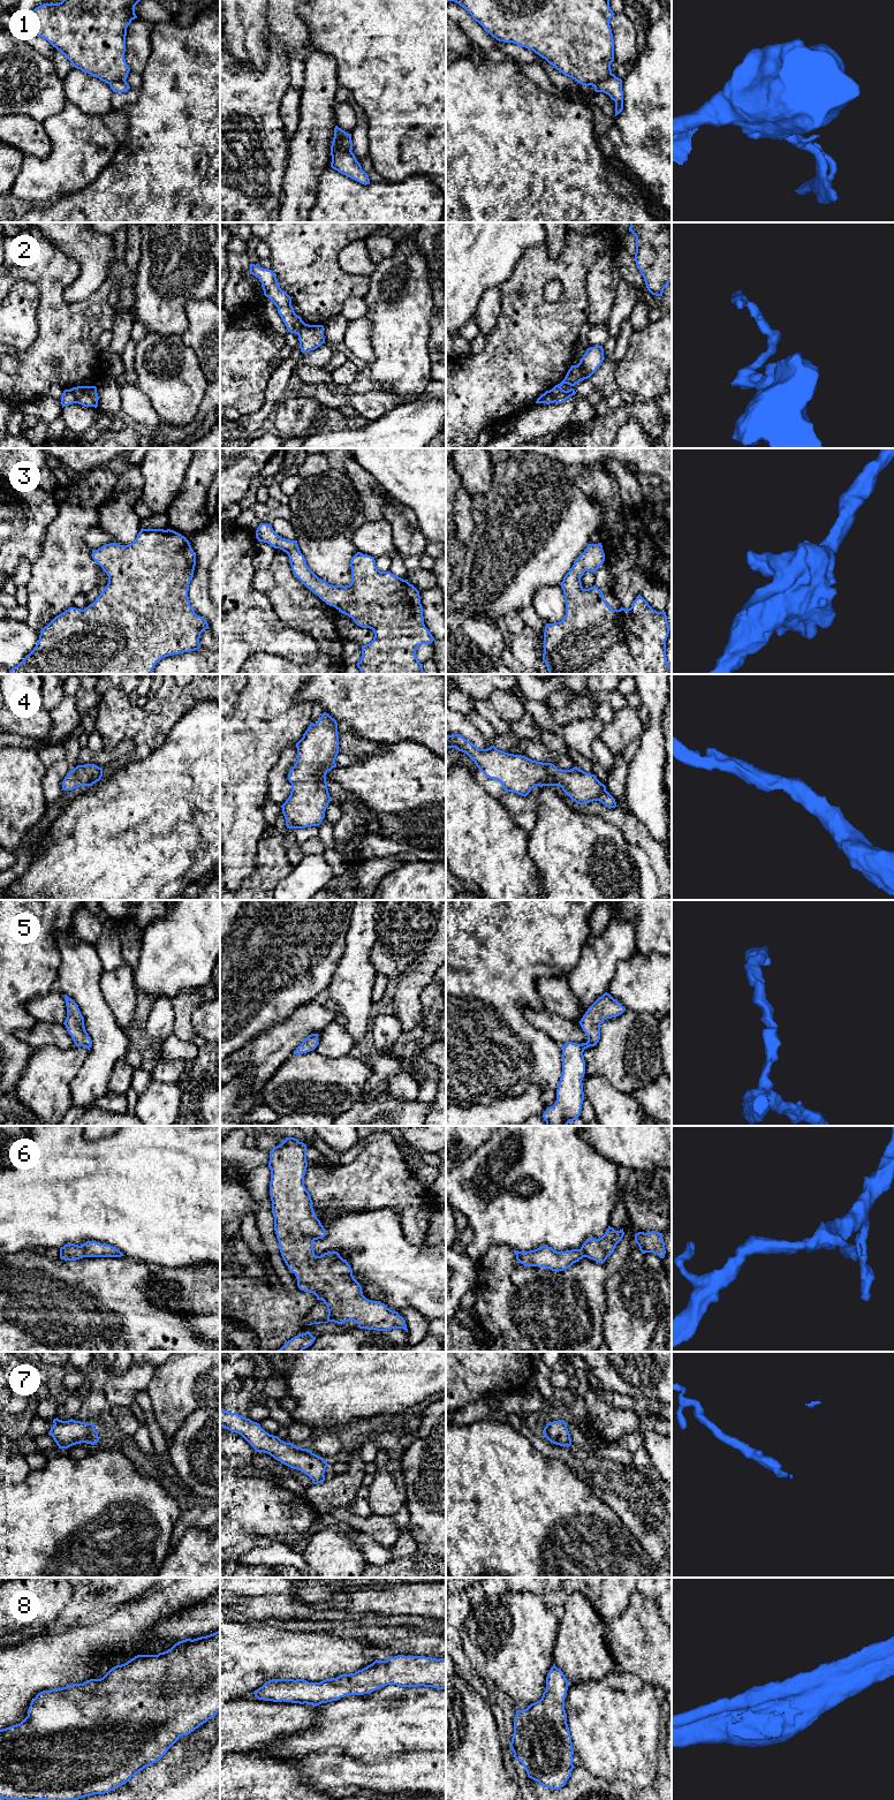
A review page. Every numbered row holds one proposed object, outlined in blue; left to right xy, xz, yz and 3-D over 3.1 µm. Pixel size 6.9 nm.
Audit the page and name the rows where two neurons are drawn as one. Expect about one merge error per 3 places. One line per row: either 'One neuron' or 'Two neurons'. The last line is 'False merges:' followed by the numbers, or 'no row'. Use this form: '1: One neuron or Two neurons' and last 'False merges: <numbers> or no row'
1: Two neurons
2: Two neurons
3: One neuron
4: One neuron
5: One neuron
6: One neuron
7: One neuron
8: One neuron
False merges: 1, 2

